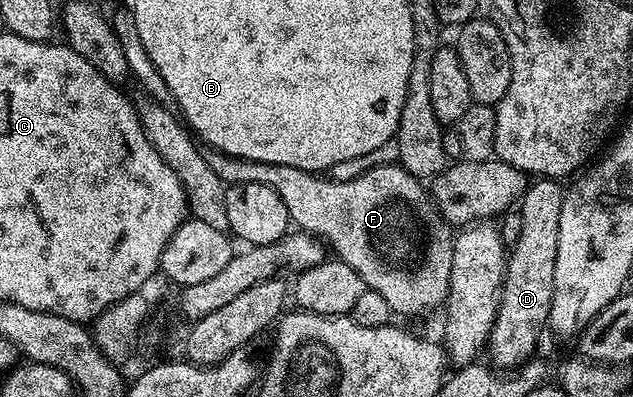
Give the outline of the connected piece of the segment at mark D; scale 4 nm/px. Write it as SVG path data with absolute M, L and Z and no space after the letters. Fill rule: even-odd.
M536 179L525 188L522 200L519 202L520 209L520 234L516 237L516 246L511 246L506 257L504 267L504 285L500 289L500 306L498 315L494 319L494 327L488 336L486 346L487 356L492 356L491 364L495 368L515 369L523 365L525 361L533 356L536 344L540 336L546 333L550 307L554 299L554 263L558 259L558 223L560 212L564 202L565 186L556 179Z

